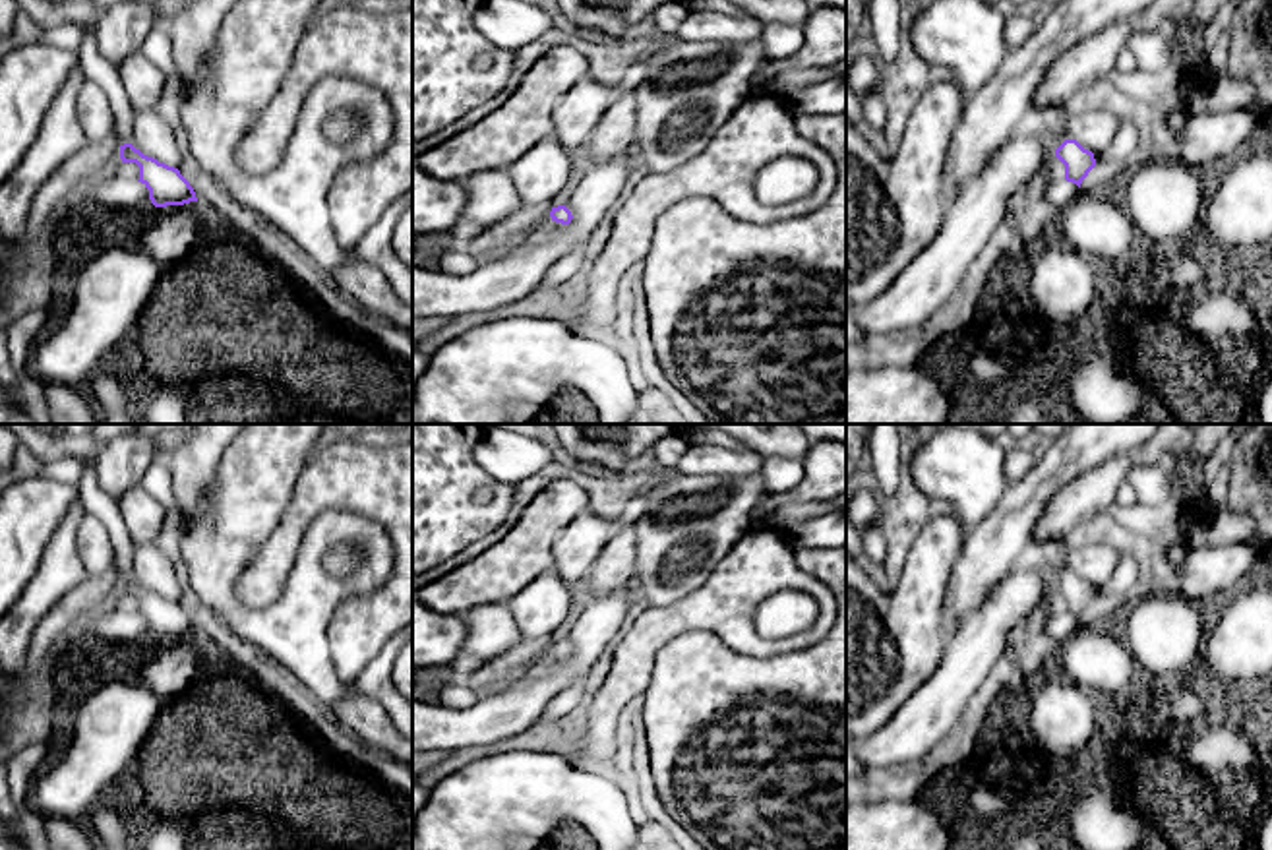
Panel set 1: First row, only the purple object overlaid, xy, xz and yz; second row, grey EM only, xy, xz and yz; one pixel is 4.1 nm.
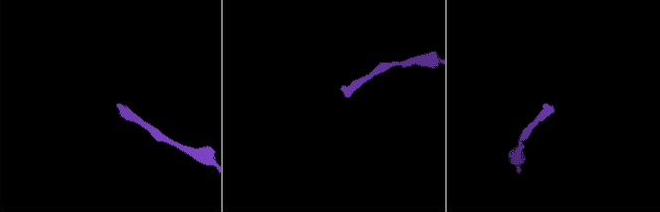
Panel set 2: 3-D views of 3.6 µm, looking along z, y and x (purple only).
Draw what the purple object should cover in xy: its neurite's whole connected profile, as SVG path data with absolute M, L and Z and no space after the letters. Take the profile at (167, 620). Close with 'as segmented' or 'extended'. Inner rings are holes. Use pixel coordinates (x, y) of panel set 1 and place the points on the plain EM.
M89 465L79 482L79 498L83 511L95 515L106 529L114 560L118 565L122 596L136 596L139 600L139 614L149 623L149 633L155 641L184 639L197 635L194 622L180 608L178 602L159 596L143 589L132 579L132 560L136 544L132 542L118 501L114 501L99 484L95 465Z | extended

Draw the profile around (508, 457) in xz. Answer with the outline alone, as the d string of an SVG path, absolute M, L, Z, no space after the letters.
M486 424L474 449L474 461L494 480L515 486L552 463L552 453L538 438Z

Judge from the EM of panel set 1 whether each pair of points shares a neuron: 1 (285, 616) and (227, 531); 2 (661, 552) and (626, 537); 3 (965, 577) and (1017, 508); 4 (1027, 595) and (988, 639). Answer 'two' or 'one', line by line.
1: one
2: two
3: one
4: one

